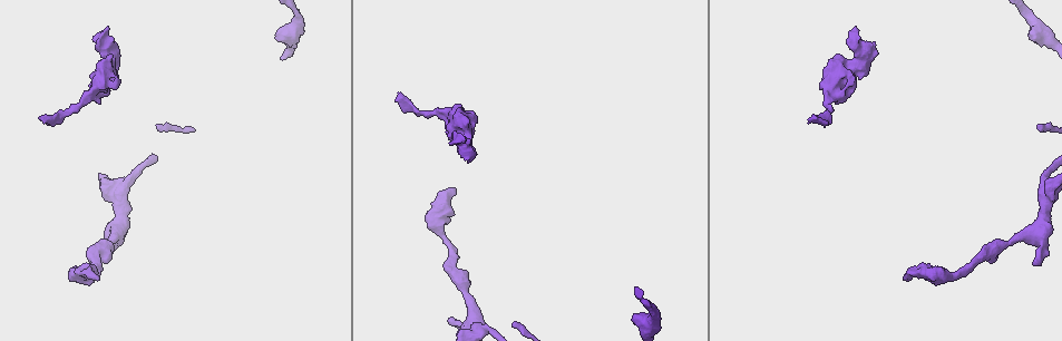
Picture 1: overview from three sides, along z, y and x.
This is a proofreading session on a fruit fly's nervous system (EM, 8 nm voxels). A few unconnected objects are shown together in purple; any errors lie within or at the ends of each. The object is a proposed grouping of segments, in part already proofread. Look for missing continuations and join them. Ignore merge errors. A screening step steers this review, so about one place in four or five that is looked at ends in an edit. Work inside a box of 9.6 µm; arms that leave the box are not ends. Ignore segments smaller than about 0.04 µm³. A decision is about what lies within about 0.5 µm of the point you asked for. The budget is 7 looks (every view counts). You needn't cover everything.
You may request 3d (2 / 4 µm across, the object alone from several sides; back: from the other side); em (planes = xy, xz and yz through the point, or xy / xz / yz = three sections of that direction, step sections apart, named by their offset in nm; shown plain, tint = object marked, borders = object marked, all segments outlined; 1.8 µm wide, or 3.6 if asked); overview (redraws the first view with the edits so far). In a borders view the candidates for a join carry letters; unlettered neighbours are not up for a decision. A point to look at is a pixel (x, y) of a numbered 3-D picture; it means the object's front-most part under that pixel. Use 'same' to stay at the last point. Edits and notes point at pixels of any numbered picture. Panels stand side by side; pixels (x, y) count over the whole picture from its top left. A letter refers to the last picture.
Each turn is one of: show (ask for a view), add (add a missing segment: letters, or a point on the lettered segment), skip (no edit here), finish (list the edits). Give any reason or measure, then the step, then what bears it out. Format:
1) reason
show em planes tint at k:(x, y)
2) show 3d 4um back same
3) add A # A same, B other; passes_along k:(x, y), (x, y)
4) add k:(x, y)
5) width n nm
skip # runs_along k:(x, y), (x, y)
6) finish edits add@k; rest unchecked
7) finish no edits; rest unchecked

free end
show em xz step 16 plain at 1:(453, 188)

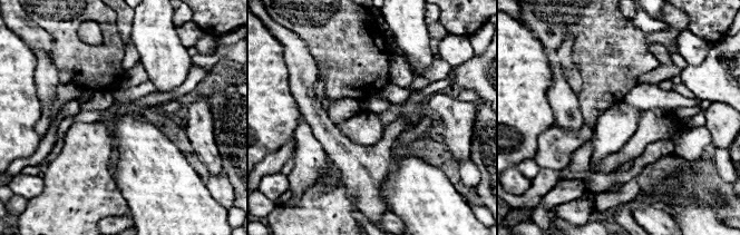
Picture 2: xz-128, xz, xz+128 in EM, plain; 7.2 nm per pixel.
show em xz step 16 borders same

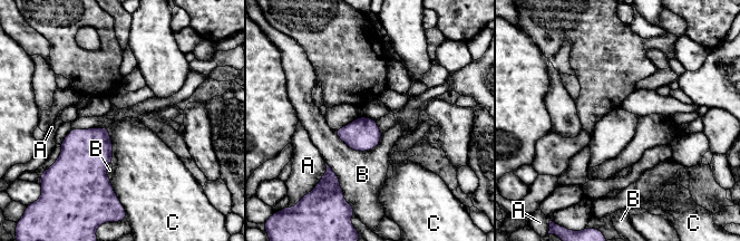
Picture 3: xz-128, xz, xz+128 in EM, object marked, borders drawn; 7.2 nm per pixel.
width 240 nm
skip # A other, B other, C other; border 3:(107, 127), (113, 144), (112, 163); no lettered segment goes on from it

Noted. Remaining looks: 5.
an open end
show em xy step 16 tint at 1:(449, 319)

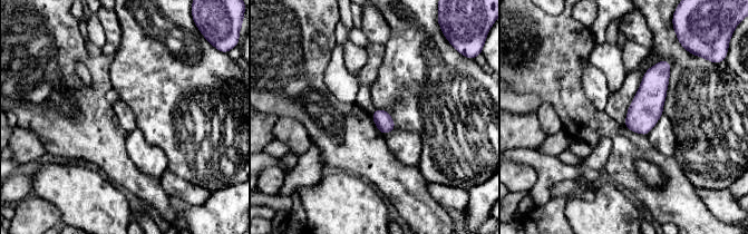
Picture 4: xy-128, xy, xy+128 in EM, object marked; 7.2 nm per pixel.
show em xz step 8 borders same

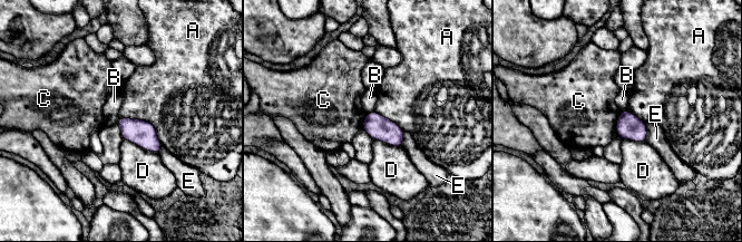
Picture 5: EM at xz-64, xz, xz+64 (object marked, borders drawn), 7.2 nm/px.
skip # A other, B other, C other, D other, E other; border 5:(621, 112), (616, 123), (617, 136); no lettered segment goes on from it

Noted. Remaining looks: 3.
an open end
show 3d 2um at 1:(855, 28)

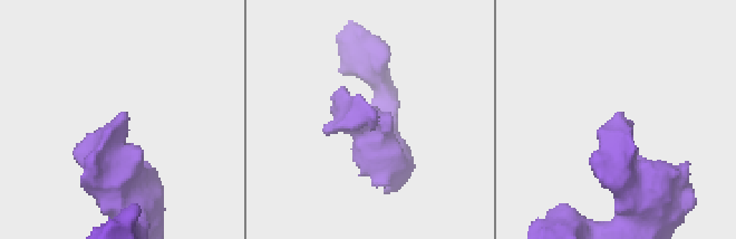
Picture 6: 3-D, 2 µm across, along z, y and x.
now the EM
show em planes borders at 6:(124, 113)

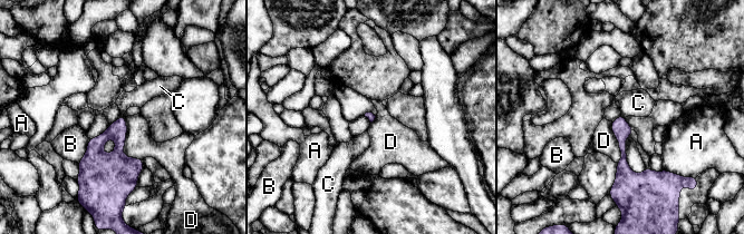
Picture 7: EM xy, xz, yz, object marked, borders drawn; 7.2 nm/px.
skip # A other, B other, C other, D other; runs_along 7:(621, 118), (622, 178), (616, 185); none of them fits

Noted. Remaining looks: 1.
finish no edits; rest unchecked

